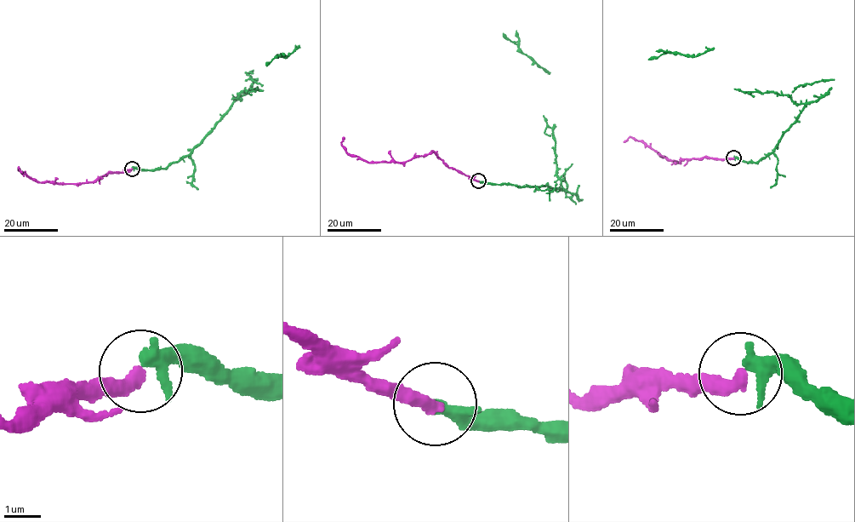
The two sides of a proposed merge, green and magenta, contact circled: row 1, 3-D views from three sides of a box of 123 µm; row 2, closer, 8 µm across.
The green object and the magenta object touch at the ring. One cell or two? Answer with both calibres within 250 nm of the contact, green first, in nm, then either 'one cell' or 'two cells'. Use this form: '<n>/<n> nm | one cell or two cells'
280/360 nm | one cell

